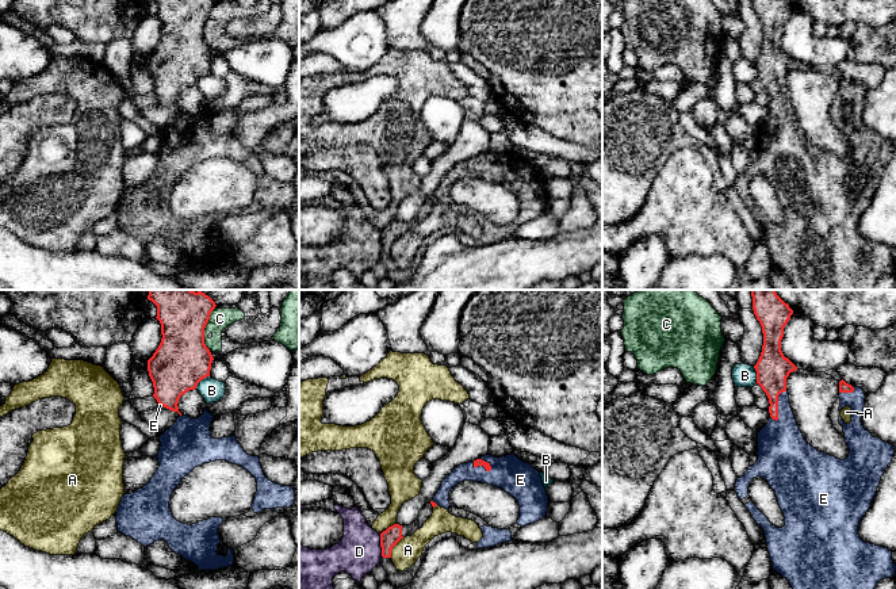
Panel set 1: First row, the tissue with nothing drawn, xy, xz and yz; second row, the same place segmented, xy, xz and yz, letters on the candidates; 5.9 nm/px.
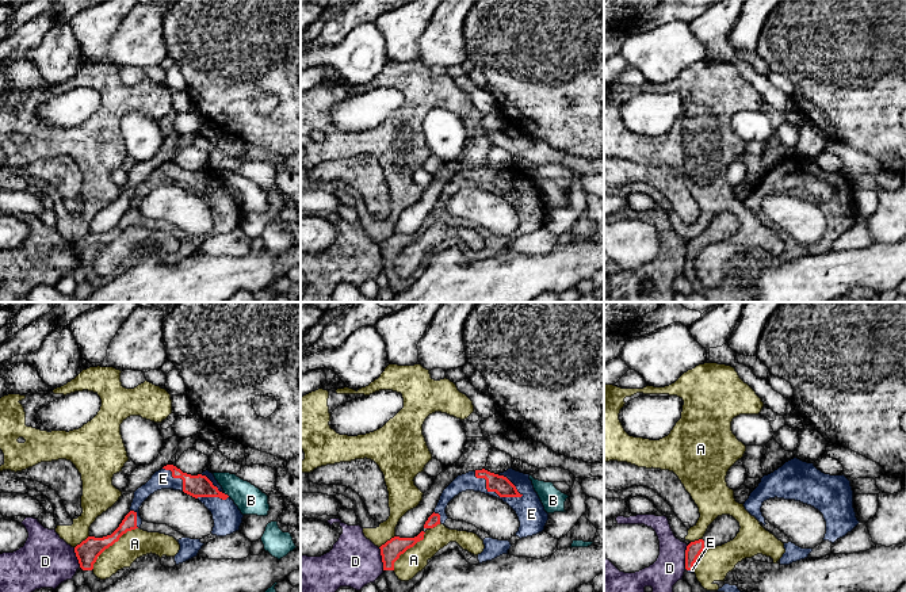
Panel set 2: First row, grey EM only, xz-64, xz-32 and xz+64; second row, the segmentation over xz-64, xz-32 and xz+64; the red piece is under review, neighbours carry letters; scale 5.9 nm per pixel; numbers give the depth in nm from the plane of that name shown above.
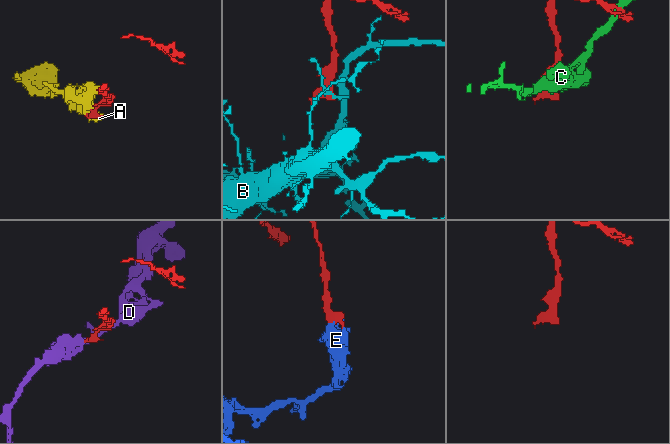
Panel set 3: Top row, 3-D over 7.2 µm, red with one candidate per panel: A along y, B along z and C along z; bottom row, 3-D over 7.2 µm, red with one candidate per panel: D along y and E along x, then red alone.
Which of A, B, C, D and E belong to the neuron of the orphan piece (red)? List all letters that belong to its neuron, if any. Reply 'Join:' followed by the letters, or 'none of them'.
Join: E

